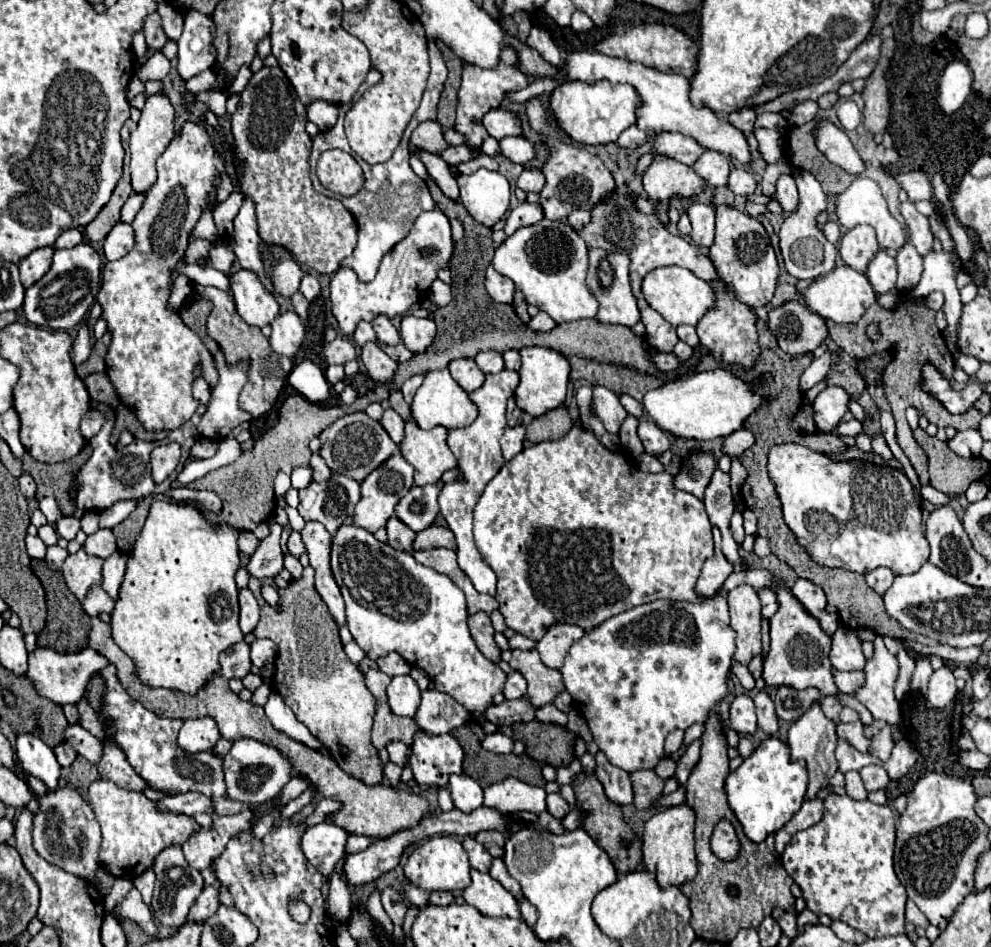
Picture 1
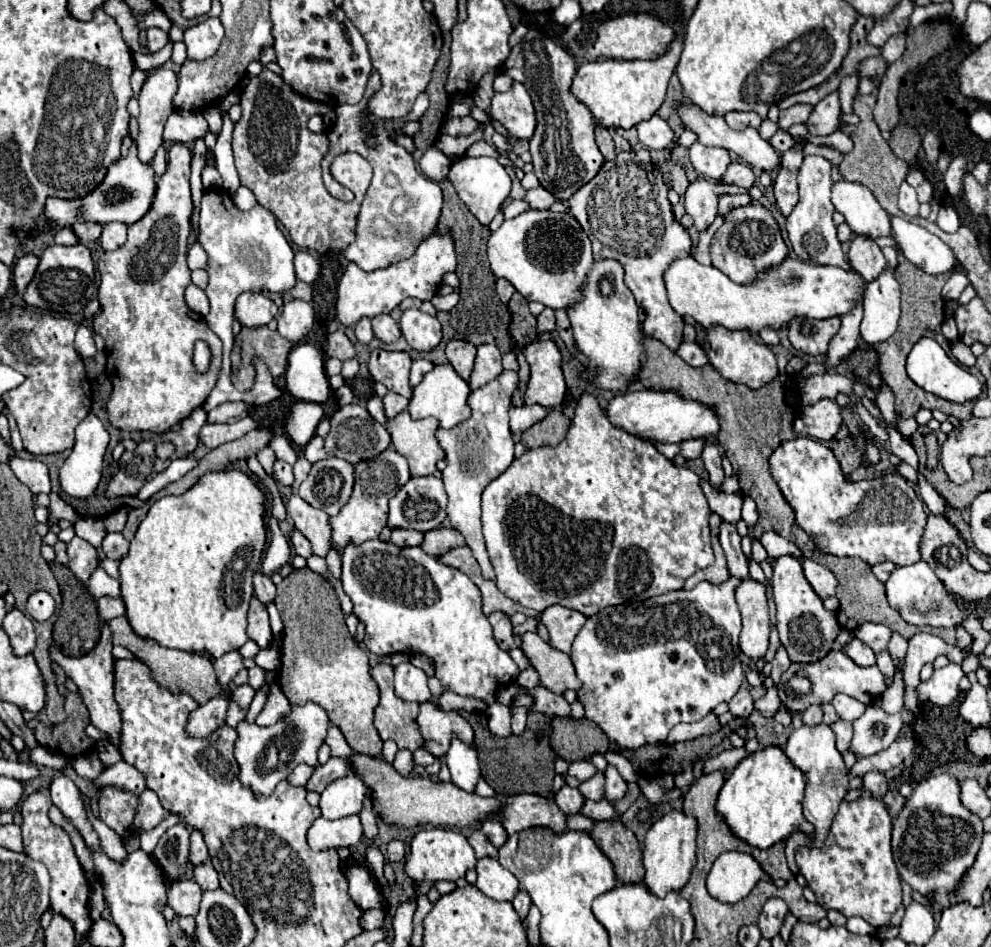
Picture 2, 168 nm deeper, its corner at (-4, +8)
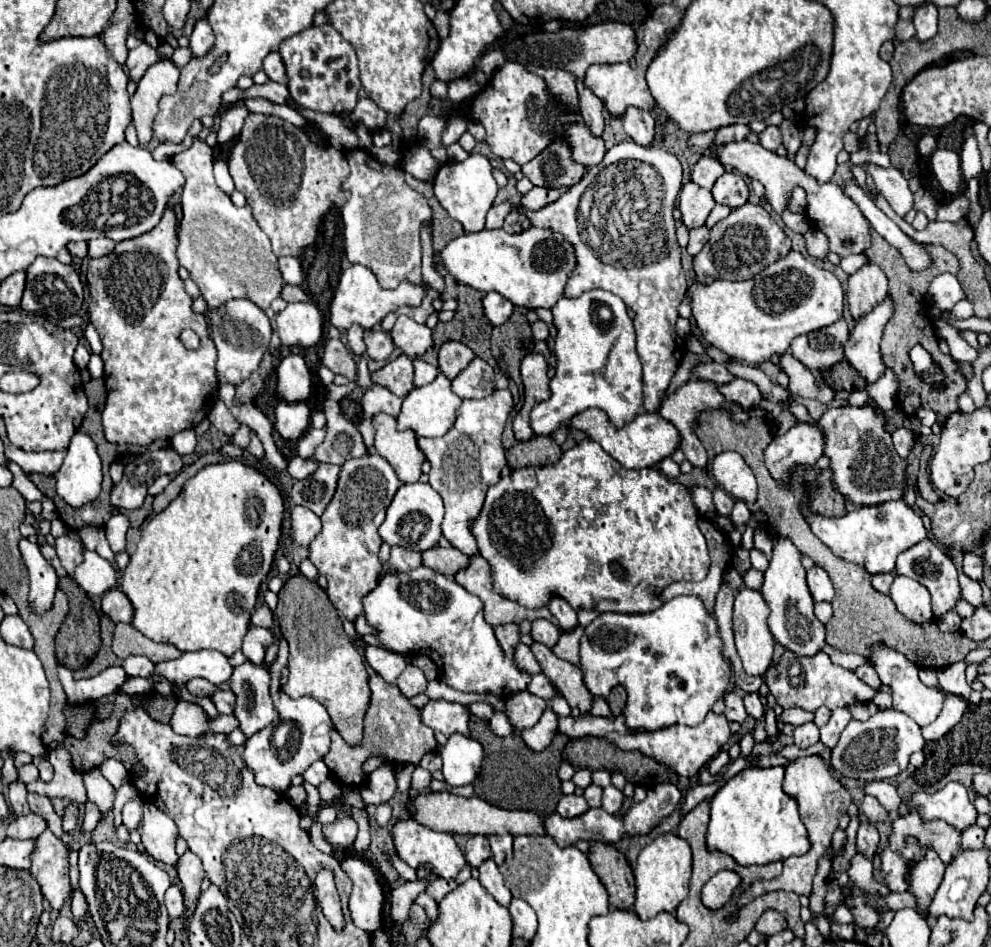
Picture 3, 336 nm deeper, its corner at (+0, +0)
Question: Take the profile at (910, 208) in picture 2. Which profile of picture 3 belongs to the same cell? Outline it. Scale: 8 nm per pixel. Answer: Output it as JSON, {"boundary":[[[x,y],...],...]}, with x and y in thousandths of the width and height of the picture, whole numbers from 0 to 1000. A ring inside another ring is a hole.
{"boundary":[[[878,171],[872,173],[872,180],[878,184],[884,201],[896,211],[900,222],[912,230],[914,224],[920,220],[920,203],[910,182],[906,177],[890,177]]]}

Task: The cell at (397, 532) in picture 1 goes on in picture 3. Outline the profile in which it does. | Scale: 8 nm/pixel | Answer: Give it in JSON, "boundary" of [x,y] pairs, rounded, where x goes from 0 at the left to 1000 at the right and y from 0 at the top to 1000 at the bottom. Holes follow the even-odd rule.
{"boundary":[[[404,577],[396,579],[396,587],[392,591],[392,600],[396,604],[414,604],[422,598],[426,598],[426,589],[422,583],[416,583],[416,581],[410,581]]]}

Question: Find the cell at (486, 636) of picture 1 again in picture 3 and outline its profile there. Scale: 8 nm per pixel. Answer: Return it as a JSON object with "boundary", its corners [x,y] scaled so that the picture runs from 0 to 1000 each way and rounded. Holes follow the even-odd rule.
{"boundary":[[[507,659],[507,661],[501,661],[498,667],[501,667],[501,674],[503,674],[507,686],[513,693],[517,693],[521,682],[525,680],[525,663],[523,663],[523,659]]]}

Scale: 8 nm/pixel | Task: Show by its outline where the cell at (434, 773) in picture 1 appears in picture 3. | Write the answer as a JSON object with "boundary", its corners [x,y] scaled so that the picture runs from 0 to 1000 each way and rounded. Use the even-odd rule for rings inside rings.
{"boundary":[[[434,739],[426,748],[426,762],[438,771],[444,788],[448,788],[452,777],[458,773],[470,775],[472,773],[472,758],[474,758],[472,746],[462,743],[462,741]]]}

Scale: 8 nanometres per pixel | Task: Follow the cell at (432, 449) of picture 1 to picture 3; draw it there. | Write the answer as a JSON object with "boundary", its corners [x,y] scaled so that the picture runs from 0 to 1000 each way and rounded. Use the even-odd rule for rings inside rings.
{"boundary":[[[392,437],[375,439],[375,450],[379,452],[377,473],[394,488],[404,509],[422,509],[426,501],[424,492],[428,488],[428,479],[420,469],[420,458],[416,454],[400,454],[400,441]]]}

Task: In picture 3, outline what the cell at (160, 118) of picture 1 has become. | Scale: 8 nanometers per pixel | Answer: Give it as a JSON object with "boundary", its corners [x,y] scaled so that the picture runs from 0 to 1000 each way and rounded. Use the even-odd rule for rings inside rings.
{"boundary":[[[159,61],[159,65],[153,68],[139,87],[139,93],[131,103],[131,110],[133,110],[133,129],[139,139],[139,148],[143,152],[151,150],[153,146],[153,131],[159,118],[159,106],[165,99],[178,97],[180,78],[182,74],[174,63]]]}

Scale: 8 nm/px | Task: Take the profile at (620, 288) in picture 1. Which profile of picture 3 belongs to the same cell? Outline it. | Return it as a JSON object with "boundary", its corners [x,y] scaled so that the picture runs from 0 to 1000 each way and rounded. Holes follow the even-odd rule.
{"boundary":[[[595,306],[585,315],[565,315],[559,325],[559,344],[563,348],[559,359],[561,395],[555,401],[557,418],[545,424],[537,437],[535,448],[539,458],[557,458],[563,448],[575,444],[581,435],[591,431],[605,431],[616,444],[616,452],[624,454],[638,446],[648,433],[648,384],[642,376],[642,353],[632,321],[612,306]],[[601,321],[616,323],[620,336],[612,346],[603,344]]]}

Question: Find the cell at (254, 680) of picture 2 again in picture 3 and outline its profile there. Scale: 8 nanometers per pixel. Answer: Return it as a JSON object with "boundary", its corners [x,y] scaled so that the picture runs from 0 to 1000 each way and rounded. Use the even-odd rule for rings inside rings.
{"boundary":[[[246,699],[238,703],[234,714],[230,716],[232,729],[238,735],[236,756],[242,762],[242,771],[248,779],[258,775],[260,771],[274,765],[281,756],[274,737],[272,737],[272,710],[270,705],[258,703],[254,699]]]}

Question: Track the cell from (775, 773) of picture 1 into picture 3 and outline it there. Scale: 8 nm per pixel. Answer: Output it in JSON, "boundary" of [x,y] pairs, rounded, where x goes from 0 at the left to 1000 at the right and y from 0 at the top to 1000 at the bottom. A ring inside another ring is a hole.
{"boundary":[[[753,811],[741,822],[737,822],[716,845],[716,872],[712,881],[712,893],[714,898],[725,898],[729,902],[739,904],[747,914],[759,914],[759,912],[777,912],[777,910],[789,910],[797,904],[813,902],[817,895],[813,874],[805,862],[803,845],[793,841],[789,834],[791,826],[791,811]]]}

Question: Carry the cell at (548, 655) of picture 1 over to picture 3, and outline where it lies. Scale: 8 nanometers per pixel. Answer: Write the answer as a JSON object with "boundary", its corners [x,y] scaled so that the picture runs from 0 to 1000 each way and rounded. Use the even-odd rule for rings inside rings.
{"boundary":[[[557,629],[557,631],[553,634],[553,644],[563,653],[565,663],[567,663],[569,667],[575,667],[575,665],[579,665],[579,663],[583,661],[581,646],[579,646],[579,642],[577,642],[569,631]]]}

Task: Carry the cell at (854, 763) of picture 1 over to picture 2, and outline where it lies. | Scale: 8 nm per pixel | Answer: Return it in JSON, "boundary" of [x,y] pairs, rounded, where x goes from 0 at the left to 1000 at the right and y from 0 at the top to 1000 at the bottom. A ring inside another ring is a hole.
{"boundary":[[[846,760],[844,765],[838,767],[844,775],[844,790],[852,796],[858,794],[858,781],[860,781],[860,765],[854,760]]]}

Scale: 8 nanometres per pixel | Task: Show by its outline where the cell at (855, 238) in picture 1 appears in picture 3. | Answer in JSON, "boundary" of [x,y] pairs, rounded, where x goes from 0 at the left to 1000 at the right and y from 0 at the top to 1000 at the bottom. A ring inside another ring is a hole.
{"boundary":[[[872,279],[864,289],[858,291],[854,317],[862,338],[880,329],[896,313],[894,289],[884,279]]]}

